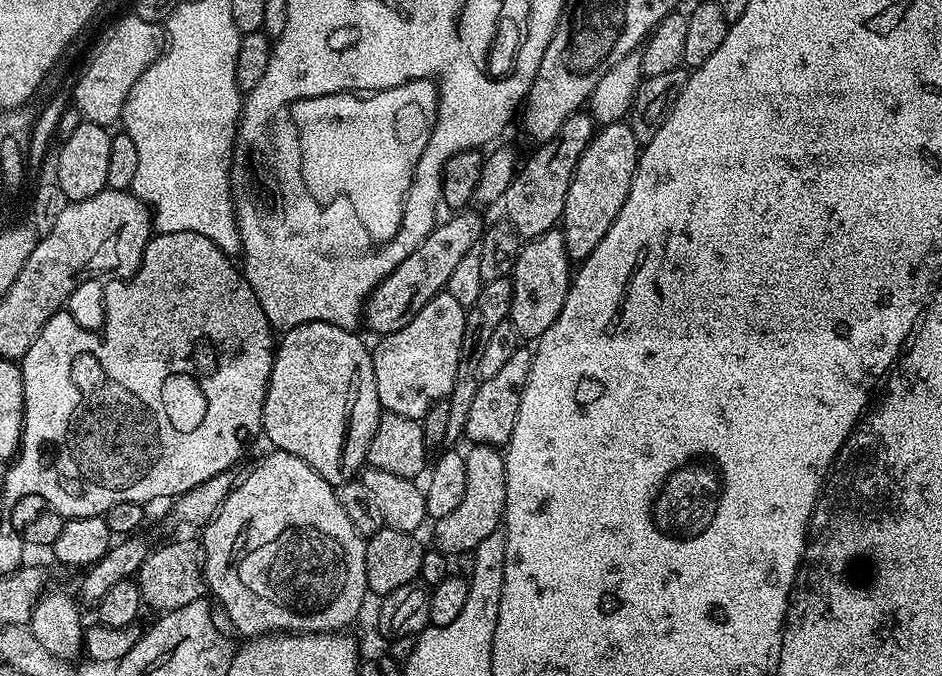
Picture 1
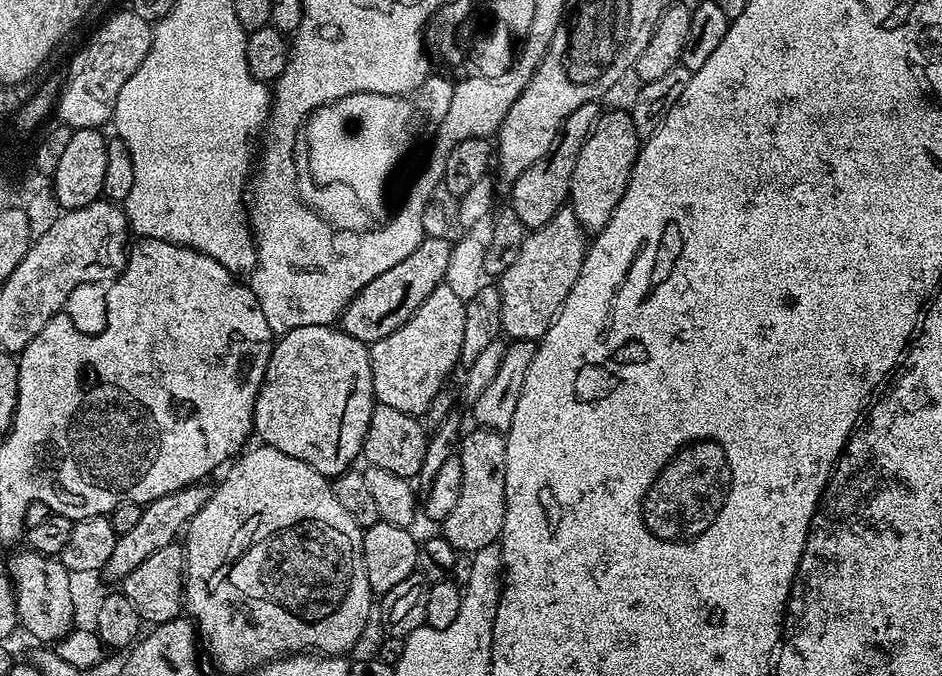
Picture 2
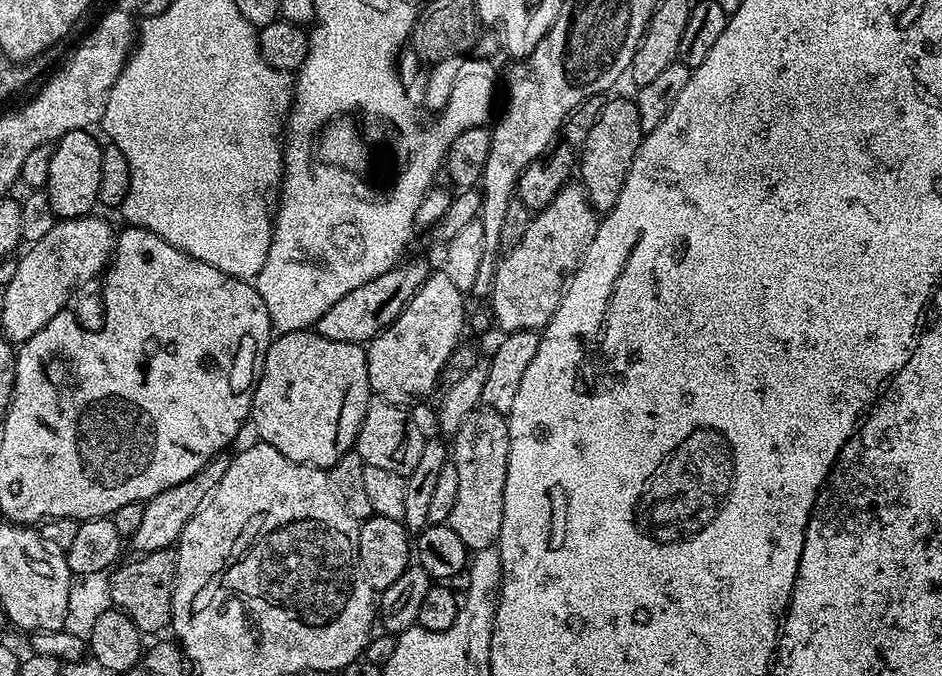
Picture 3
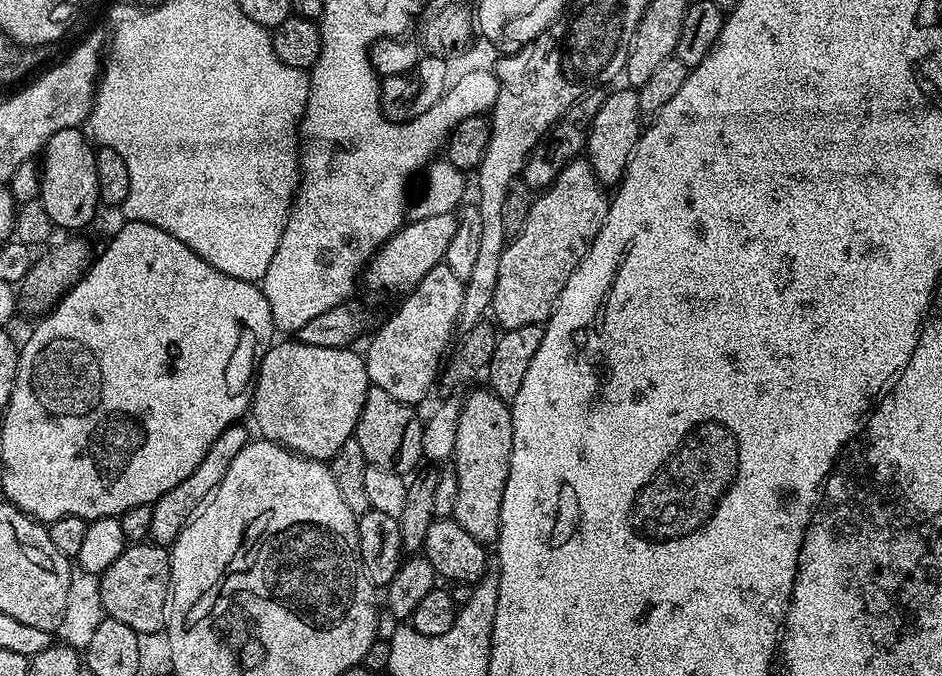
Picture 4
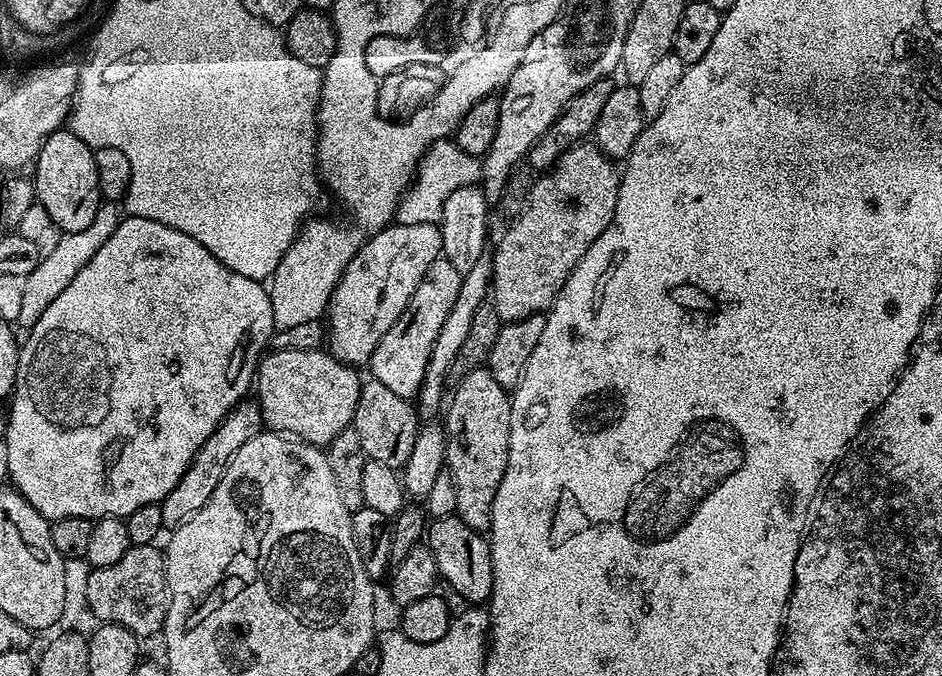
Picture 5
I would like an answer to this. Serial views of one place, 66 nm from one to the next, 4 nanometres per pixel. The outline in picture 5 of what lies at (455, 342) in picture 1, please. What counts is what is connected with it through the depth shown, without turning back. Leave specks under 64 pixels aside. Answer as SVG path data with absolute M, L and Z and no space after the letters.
M446 259L435 260L430 270L422 274L422 282L418 282L418 290L414 290L414 298L410 298L406 310L402 310L398 322L382 334L370 361L371 379L382 382L382 386L407 400L419 397L426 378L426 362L430 362L430 350L434 350L438 333L458 298L458 286L462 286L462 273L454 270Z

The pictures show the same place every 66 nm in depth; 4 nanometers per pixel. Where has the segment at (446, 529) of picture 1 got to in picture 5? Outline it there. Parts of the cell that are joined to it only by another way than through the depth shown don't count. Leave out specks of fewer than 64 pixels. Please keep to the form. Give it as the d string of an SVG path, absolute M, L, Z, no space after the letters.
M484 366L455 381L454 387L442 420L448 437L444 462L452 473L457 495L455 515L475 532L484 534L491 529L494 494L498 494L498 486L502 486L502 474L506 474L512 398L509 389L498 386Z

